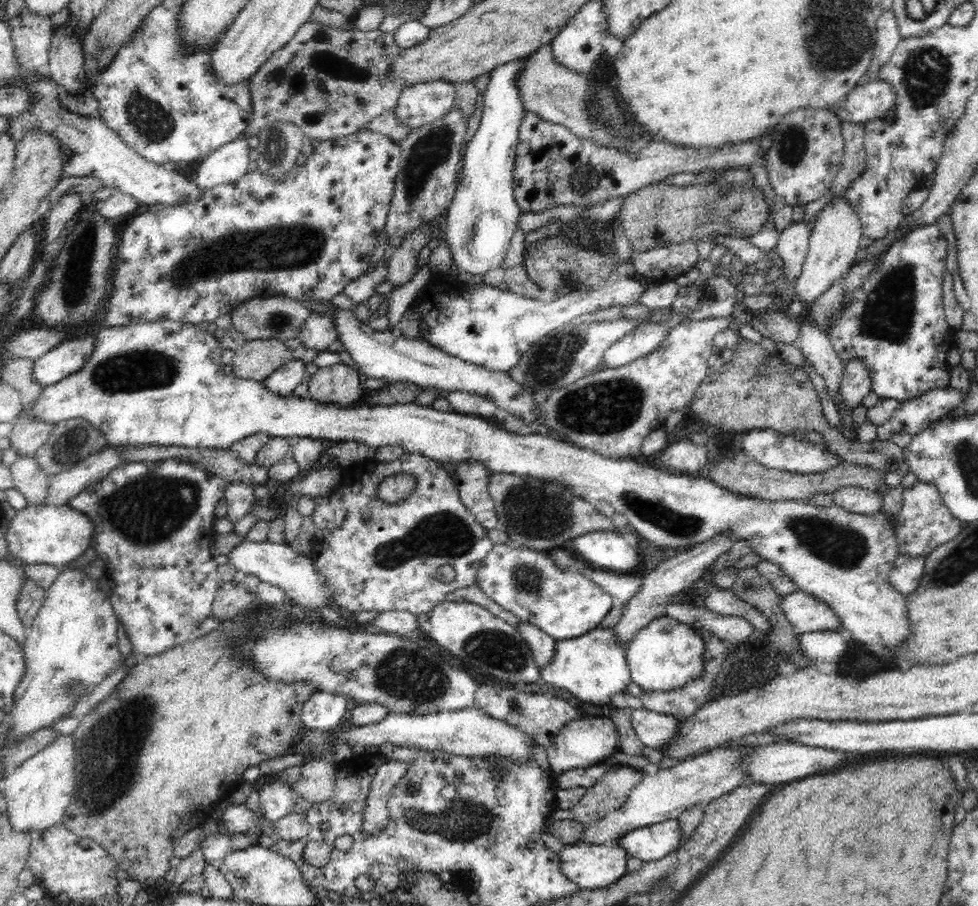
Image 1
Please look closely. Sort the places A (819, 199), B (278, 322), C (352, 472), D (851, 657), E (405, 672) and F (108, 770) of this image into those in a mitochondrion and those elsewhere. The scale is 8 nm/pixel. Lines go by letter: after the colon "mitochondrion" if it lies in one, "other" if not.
A: other
B: mitochondrion
C: other
D: other
E: mitochondrion
F: mitochondrion

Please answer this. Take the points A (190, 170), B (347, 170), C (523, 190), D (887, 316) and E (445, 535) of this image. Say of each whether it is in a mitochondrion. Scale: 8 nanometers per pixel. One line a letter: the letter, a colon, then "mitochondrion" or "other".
A: other
B: other
C: other
D: mitochondrion
E: mitochondrion

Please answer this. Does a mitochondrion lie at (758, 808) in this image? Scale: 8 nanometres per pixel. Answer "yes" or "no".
no

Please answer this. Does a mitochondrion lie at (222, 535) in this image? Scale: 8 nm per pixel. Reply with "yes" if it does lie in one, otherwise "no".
no

